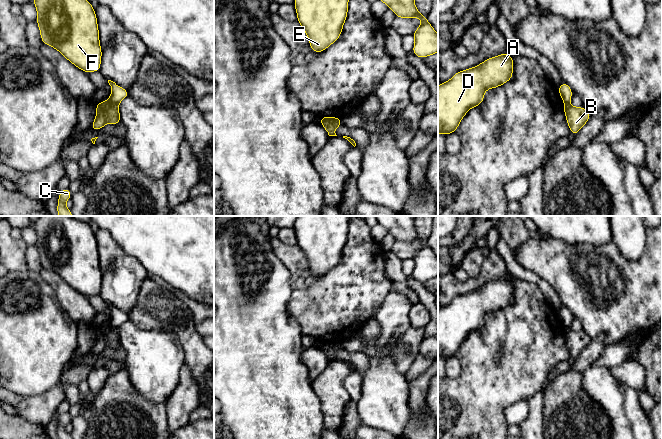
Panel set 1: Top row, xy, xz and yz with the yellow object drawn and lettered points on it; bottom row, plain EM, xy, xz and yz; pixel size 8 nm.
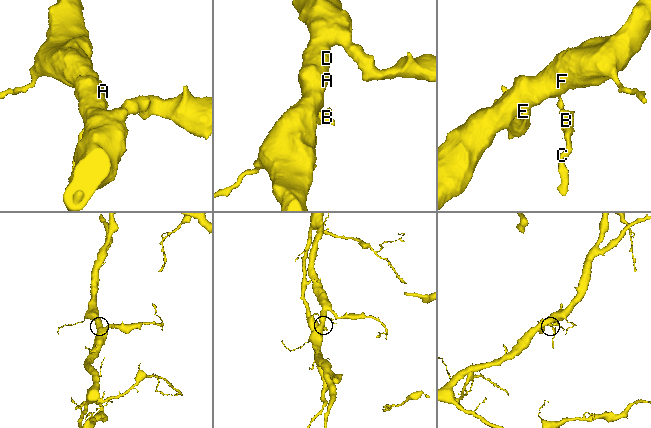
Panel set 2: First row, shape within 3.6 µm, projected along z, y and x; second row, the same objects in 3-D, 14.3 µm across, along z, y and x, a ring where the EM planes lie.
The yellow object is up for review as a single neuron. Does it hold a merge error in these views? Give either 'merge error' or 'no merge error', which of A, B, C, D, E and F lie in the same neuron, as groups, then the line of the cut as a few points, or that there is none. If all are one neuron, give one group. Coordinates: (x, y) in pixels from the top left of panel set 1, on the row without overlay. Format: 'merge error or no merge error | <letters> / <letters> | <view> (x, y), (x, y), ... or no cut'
merge error | A D E F / B C | xy (108, 324), (117, 329)

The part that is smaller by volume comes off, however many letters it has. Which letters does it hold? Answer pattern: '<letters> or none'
B, C

